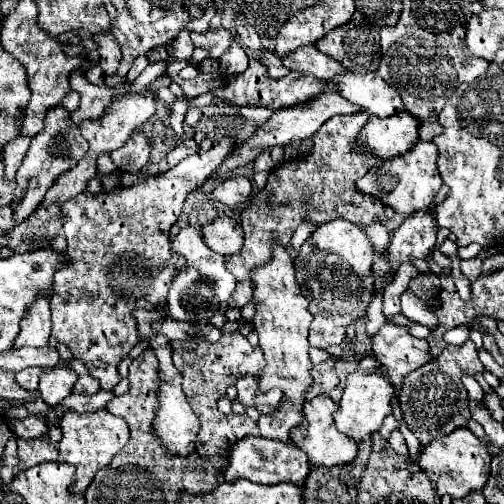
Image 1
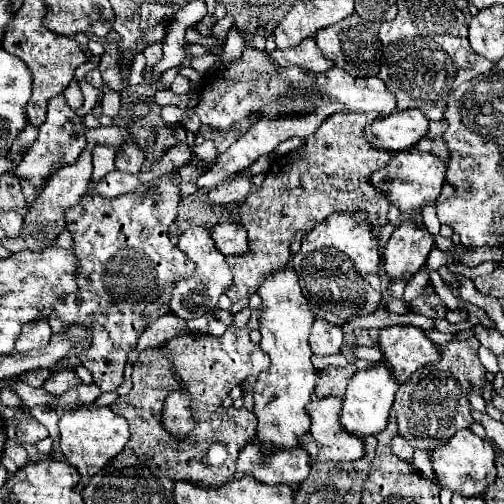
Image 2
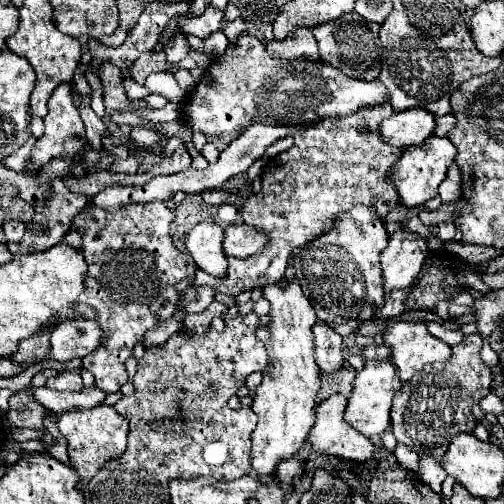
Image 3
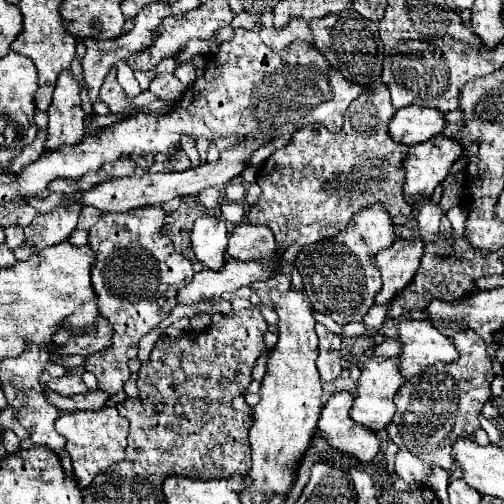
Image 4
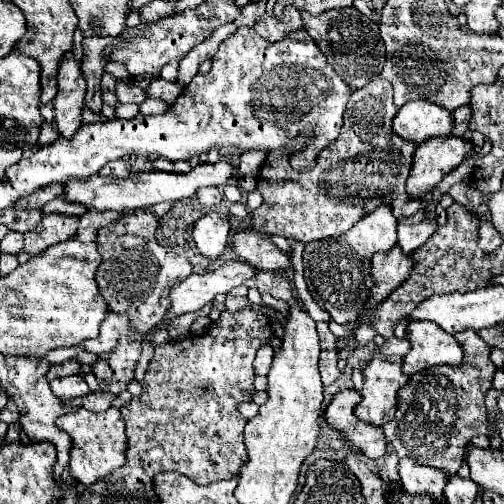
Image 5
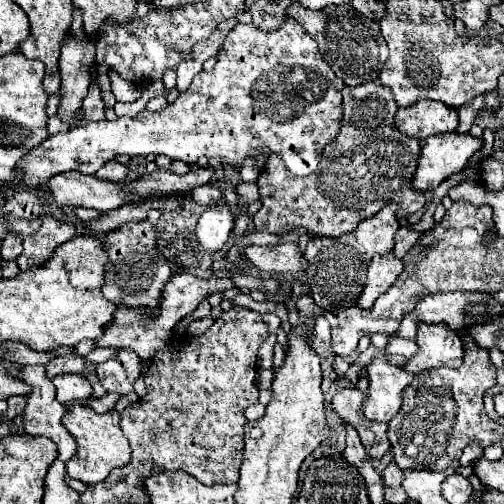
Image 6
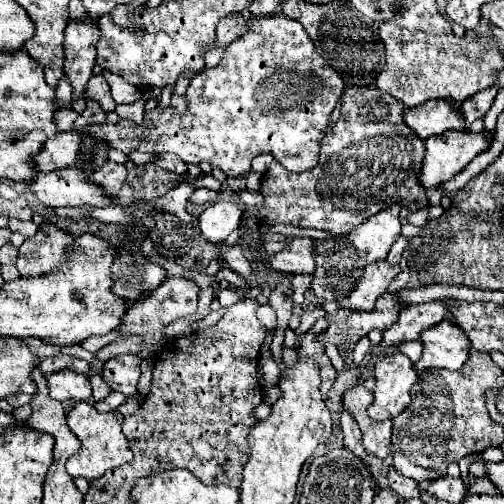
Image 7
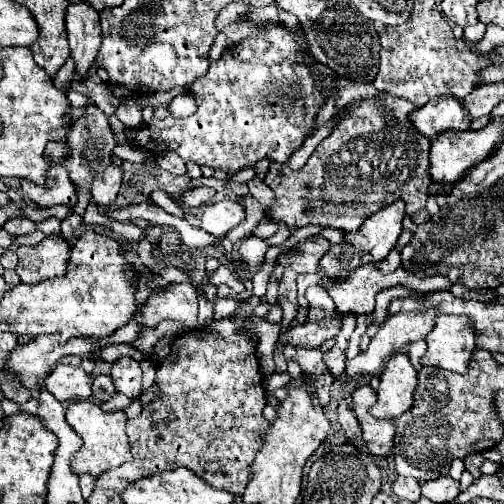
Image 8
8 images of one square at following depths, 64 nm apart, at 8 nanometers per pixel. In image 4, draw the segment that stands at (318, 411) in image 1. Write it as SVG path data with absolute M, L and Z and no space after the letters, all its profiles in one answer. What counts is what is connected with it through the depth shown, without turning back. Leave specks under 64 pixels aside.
M336 392L322 406L318 430L332 448L360 462L370 462L380 452L380 438L350 418L352 402L354 396L350 392Z

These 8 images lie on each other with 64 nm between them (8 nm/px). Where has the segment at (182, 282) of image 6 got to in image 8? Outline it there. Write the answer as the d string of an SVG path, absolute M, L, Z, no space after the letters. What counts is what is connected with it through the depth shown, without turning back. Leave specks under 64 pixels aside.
M172 284L164 292L148 298L146 306L138 310L140 314L134 318L140 326L154 328L162 320L178 320L188 326L188 330L198 328L198 320L194 318L198 310L196 288L192 284Z

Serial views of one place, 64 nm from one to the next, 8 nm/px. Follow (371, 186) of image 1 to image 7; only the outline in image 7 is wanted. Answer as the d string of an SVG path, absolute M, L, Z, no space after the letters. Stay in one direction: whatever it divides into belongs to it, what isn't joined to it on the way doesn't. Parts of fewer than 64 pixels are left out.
M450 130L426 140L426 156L420 174L420 182L426 188L440 186L462 172L474 156L488 150L492 142L490 132L458 132Z

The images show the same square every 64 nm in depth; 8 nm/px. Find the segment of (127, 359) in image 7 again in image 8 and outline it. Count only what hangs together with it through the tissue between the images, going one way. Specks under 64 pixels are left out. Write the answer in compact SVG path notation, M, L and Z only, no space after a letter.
M128 356L118 358L110 370L110 376L114 378L116 390L126 394L128 398L136 400L142 394L142 368L138 360Z

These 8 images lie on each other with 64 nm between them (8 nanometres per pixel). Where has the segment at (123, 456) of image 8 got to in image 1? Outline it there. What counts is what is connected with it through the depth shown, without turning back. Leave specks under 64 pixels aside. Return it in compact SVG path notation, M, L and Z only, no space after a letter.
M102 408L98 412L84 412L84 414L64 412L64 416L60 418L60 430L62 430L62 440L58 444L60 460L76 466L76 480L72 486L72 490L76 494L84 494L84 490L92 482L94 474L100 468L104 468L112 460L112 456L124 448L124 444L130 438L126 420L110 414L106 408Z

